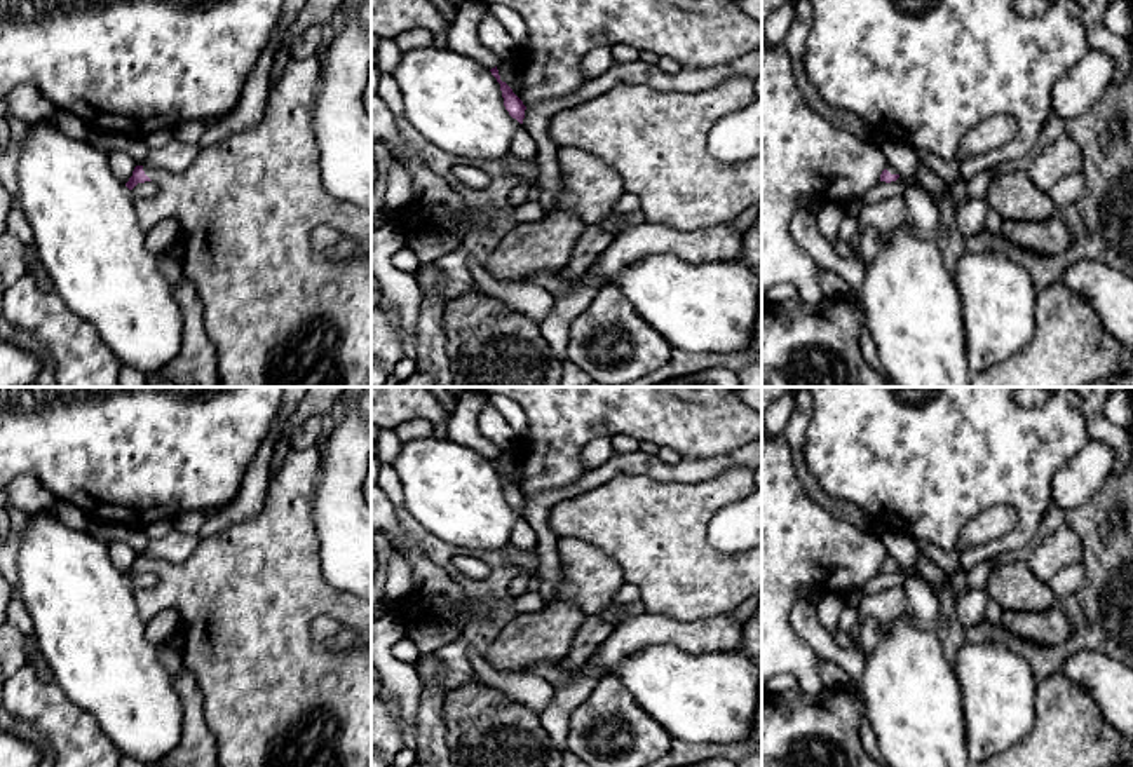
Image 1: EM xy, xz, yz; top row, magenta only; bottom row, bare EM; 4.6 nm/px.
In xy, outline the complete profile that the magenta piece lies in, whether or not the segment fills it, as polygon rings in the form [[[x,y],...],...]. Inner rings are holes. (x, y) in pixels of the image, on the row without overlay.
[[[315,446],[307,450],[289,450],[282,465],[270,472],[261,511],[242,523],[200,540],[199,547],[181,563],[150,560],[136,556],[126,574],[132,580],[138,574],[153,572],[157,584],[150,589],[134,589],[134,603],[139,617],[146,622],[164,610],[176,610],[181,619],[185,650],[181,654],[185,668],[197,678],[202,692],[202,715],[216,741],[220,767],[371,767],[371,605],[350,593],[335,589],[322,575],[317,554],[317,533],[314,528],[314,493],[321,476],[321,453]],[[326,614],[357,633],[354,645],[345,648],[319,647],[310,636],[310,622]]]

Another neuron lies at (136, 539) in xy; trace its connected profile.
[[[91,519],[89,533],[103,542],[119,540],[127,544],[136,556],[143,556],[148,546],[145,528],[131,526],[126,523],[103,523]]]

